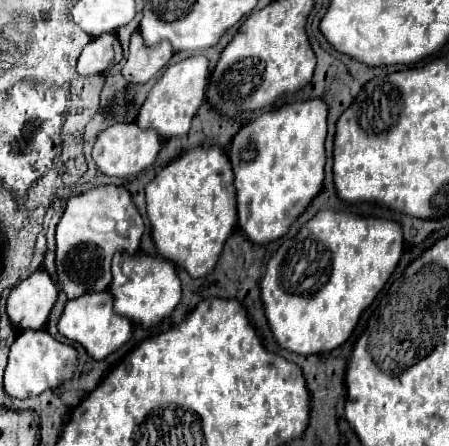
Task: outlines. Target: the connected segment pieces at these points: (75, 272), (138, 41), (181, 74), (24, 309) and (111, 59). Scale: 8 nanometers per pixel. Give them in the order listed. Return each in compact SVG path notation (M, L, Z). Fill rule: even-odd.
M101 185L71 197L55 233L59 285L65 291L67 299L75 299L85 291L105 291L111 283L113 253L135 253L139 249L143 229L143 219L137 213L125 187ZM103 217L115 221L111 231L103 231Z
M135 31L131 35L131 45L129 45L129 55L123 67L123 77L129 83L147 83L153 79L159 69L171 59L173 47L169 41L157 43L157 45L145 45L143 37Z
M193 55L189 59L183 59L175 65L171 65L163 77L153 85L149 91L147 101L143 103L137 125L143 129L155 129L163 139L185 135L189 131L191 119L195 117L197 109L205 101L207 93L207 83L209 83L209 61L203 55Z
M45 269L23 279L7 299L7 315L15 327L43 329L57 301L57 285Z
M109 33L101 35L97 39L91 39L91 43L83 49L79 63L77 63L77 73L79 75L101 75L105 69L121 61L121 43L119 39Z

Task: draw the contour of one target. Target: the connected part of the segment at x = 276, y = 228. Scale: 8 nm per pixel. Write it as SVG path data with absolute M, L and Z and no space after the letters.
M307 99L301 103L287 103L275 111L265 111L245 123L231 141L229 161L235 173L239 227L253 243L269 243L283 237L289 225L305 211L311 199L321 191L325 177L325 137L327 137L329 107L323 99Z

